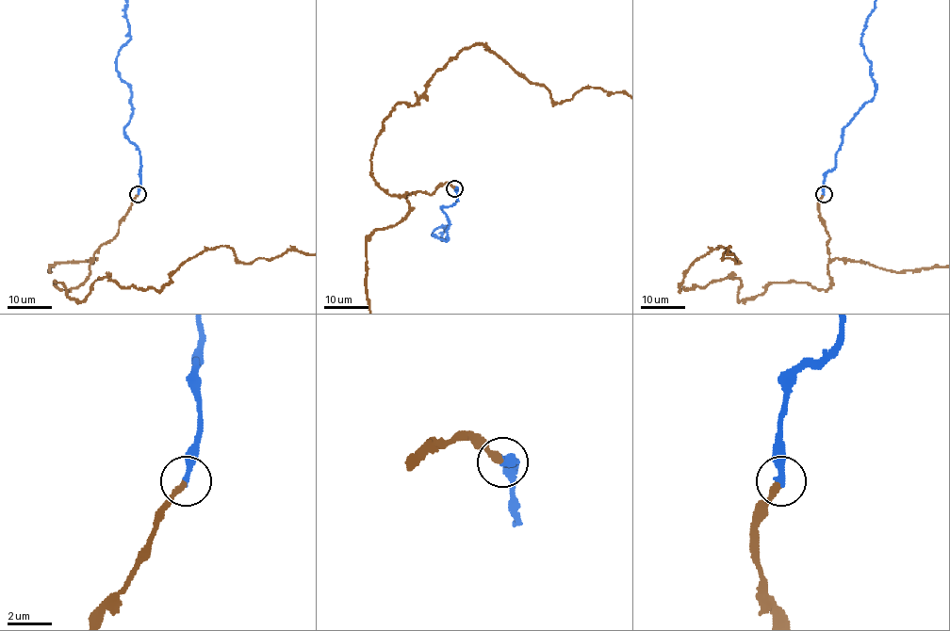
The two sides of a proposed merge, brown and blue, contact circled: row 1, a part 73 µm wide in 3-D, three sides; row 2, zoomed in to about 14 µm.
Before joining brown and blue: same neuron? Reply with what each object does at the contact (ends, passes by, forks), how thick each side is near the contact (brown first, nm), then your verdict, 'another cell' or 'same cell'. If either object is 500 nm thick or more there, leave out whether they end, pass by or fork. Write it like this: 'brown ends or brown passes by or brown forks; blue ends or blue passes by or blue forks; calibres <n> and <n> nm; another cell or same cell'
brown ends; blue ends; calibres 280 and 280 nm; same cell

